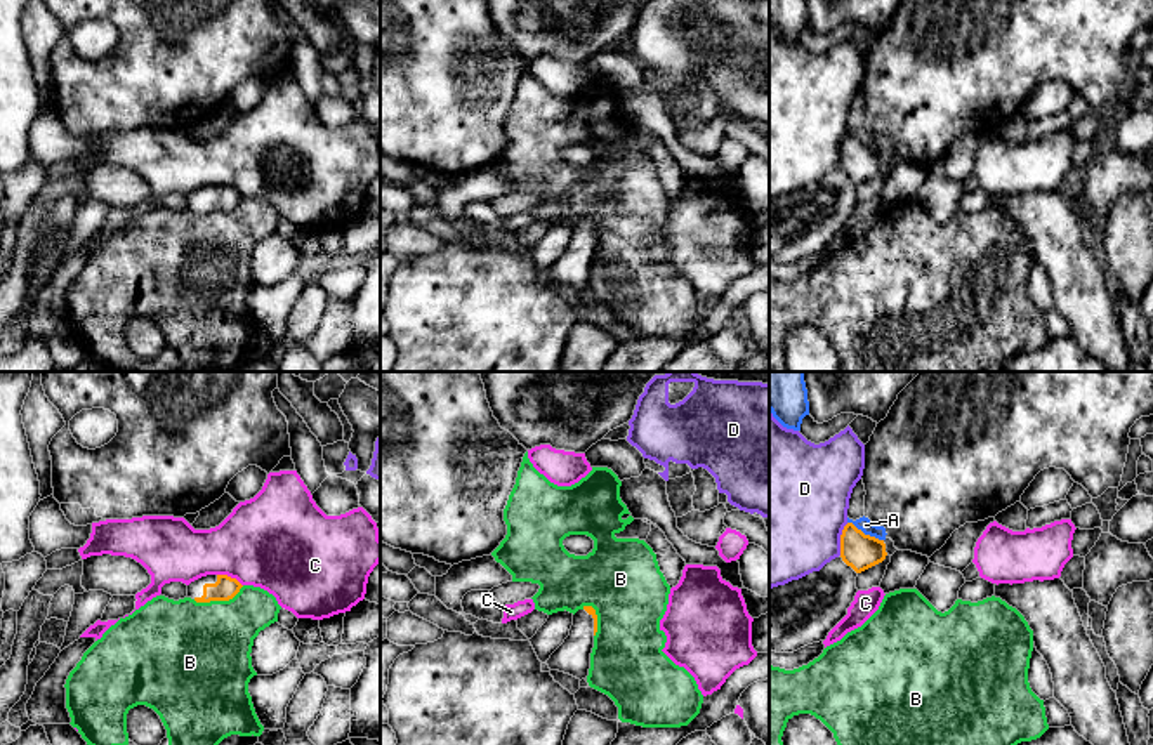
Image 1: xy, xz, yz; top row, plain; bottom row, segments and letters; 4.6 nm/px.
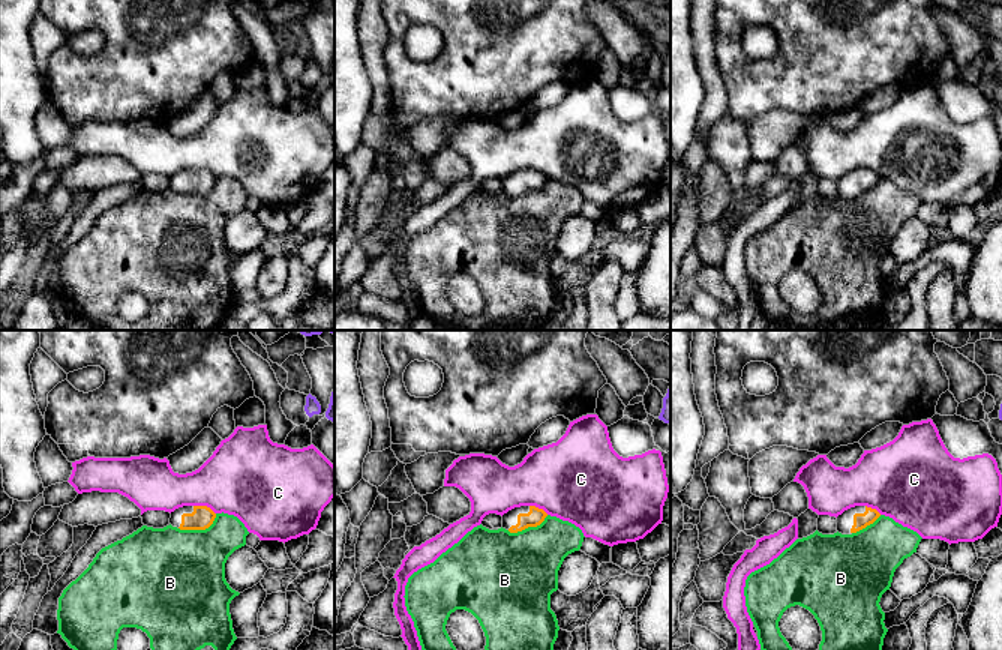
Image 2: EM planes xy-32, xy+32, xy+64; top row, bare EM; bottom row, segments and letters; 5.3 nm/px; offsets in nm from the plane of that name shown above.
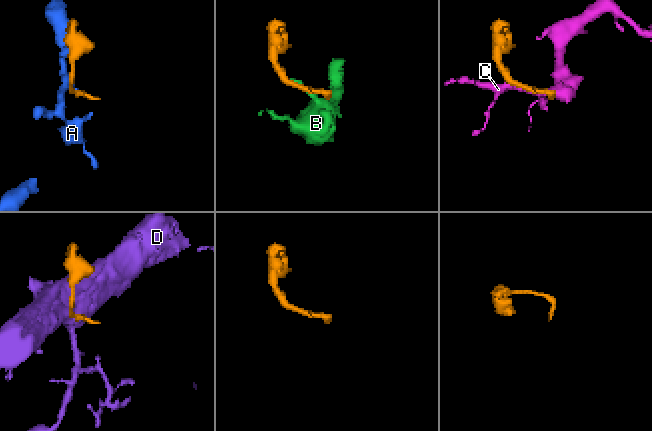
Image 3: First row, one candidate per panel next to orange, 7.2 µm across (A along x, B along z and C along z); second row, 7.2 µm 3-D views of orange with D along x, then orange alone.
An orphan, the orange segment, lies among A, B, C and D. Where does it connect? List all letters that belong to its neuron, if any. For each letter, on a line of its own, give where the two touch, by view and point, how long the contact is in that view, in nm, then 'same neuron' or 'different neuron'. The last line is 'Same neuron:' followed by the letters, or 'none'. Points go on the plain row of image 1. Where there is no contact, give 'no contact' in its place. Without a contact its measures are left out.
A: meets orange in yz at (863, 145); contact 190 nm long; different neuron
B: meets orange in xy at (217, 210); contact 240 nm long; different neuron
C: meets orange in xy at (230, 188); contact 130 nm long; different neuron
D: meets orange in yz at (841, 150); contact 160 nm long; different neuron
Same neuron: none

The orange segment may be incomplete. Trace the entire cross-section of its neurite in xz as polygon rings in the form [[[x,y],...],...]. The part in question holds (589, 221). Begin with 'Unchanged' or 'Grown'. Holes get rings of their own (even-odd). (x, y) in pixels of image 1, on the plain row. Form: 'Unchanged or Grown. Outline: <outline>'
Grown. Outline: [[[583,217],[573,226],[570,247],[547,271],[549,280],[587,292],[596,243],[596,221],[592,217]]]

